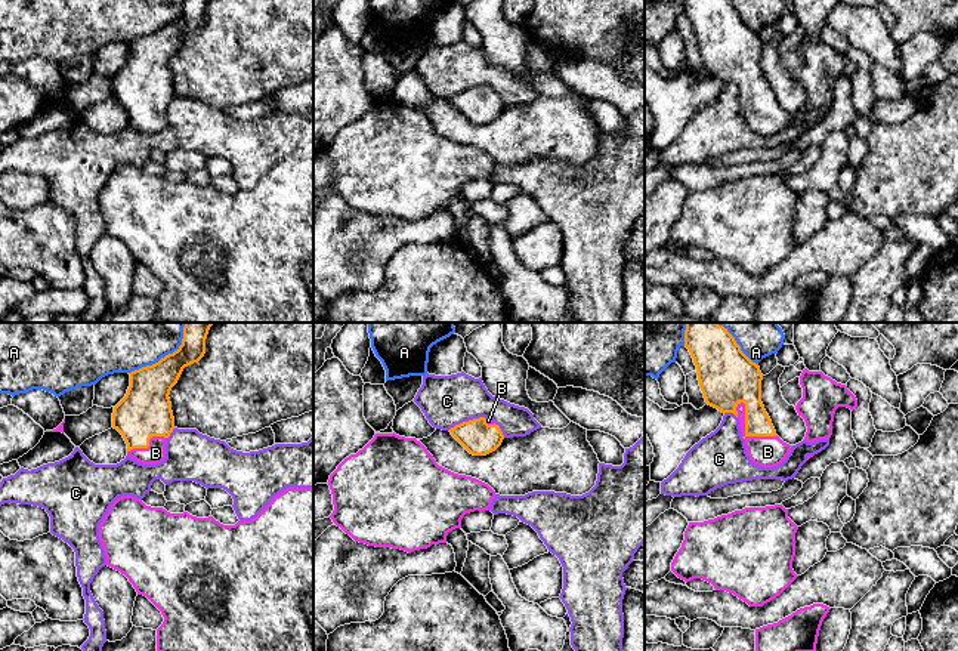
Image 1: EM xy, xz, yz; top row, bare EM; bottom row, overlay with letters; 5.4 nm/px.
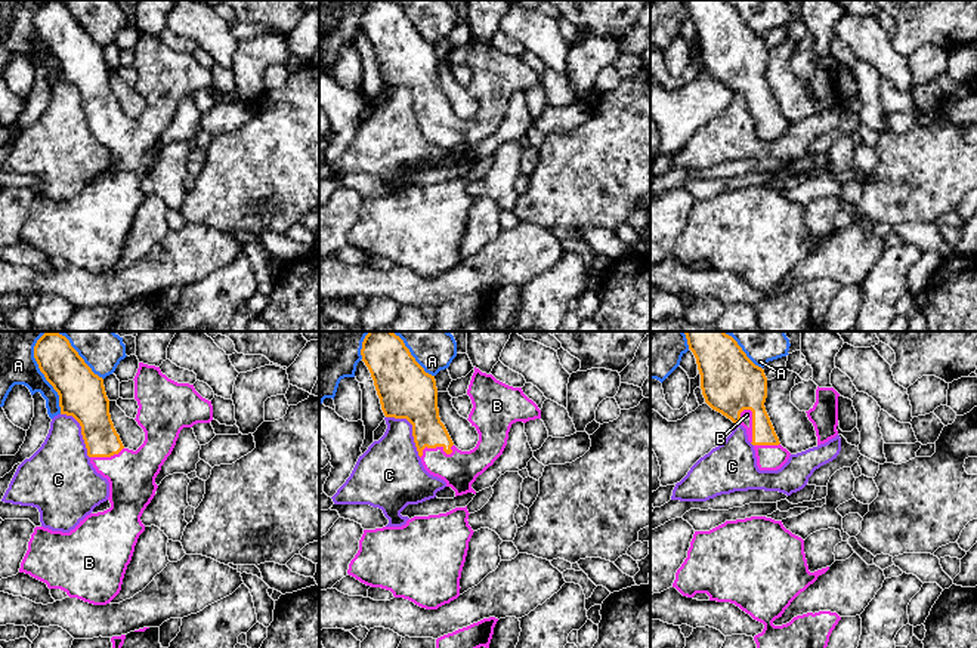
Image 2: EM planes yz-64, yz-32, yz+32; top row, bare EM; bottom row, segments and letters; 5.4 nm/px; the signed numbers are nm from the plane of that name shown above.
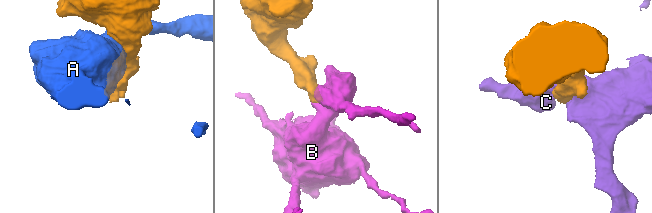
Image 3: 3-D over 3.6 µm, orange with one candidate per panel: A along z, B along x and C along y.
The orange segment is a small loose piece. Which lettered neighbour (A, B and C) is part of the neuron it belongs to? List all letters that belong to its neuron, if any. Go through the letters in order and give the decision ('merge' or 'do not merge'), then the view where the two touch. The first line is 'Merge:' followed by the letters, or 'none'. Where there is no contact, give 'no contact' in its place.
Merge: B
A: do not merge | xy
B: merge | yz
C: do not merge | xz

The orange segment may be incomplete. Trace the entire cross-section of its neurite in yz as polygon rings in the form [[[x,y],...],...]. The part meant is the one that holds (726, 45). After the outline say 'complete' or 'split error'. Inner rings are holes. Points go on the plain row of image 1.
[[[684,0],[684,15],[696,34],[705,71],[739,87],[754,133],[775,136],[794,114],[784,111],[761,71],[763,43],[729,0]]] | split error

